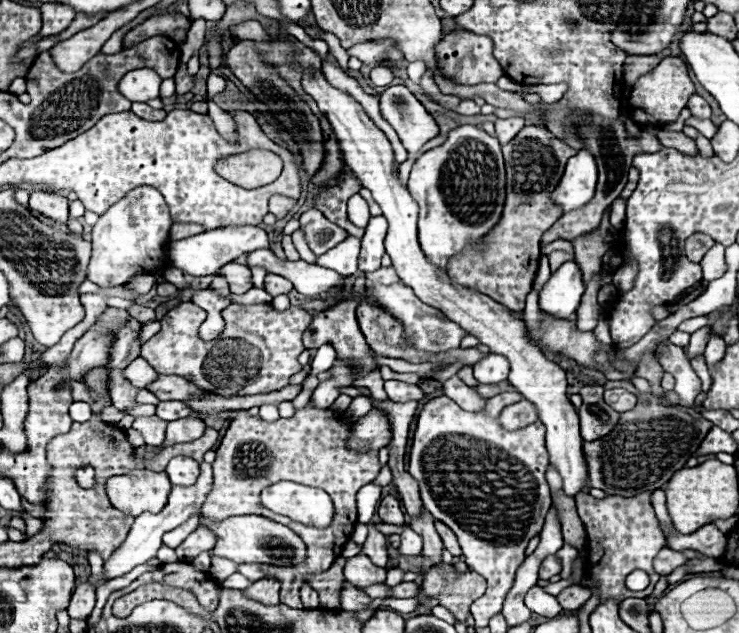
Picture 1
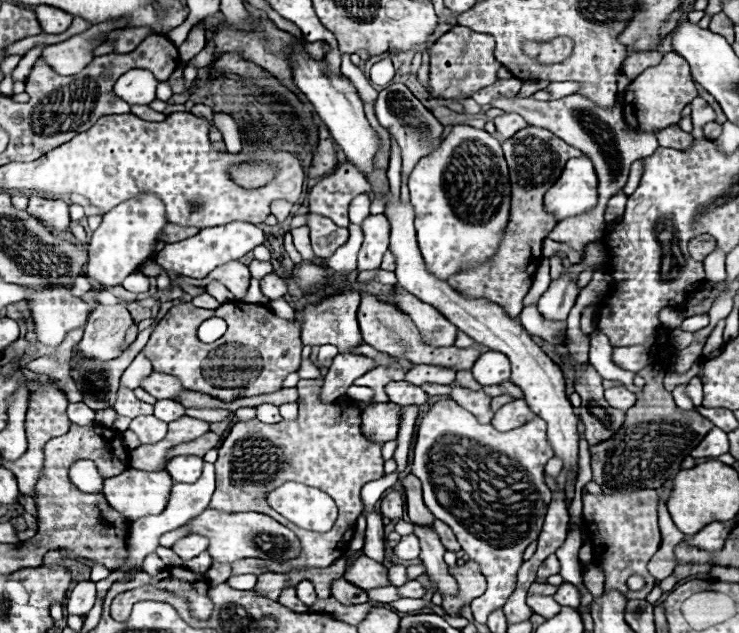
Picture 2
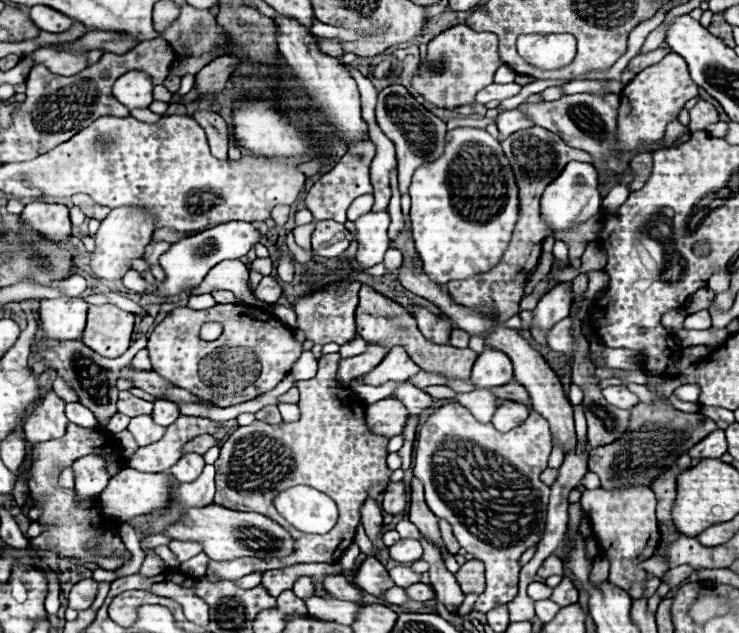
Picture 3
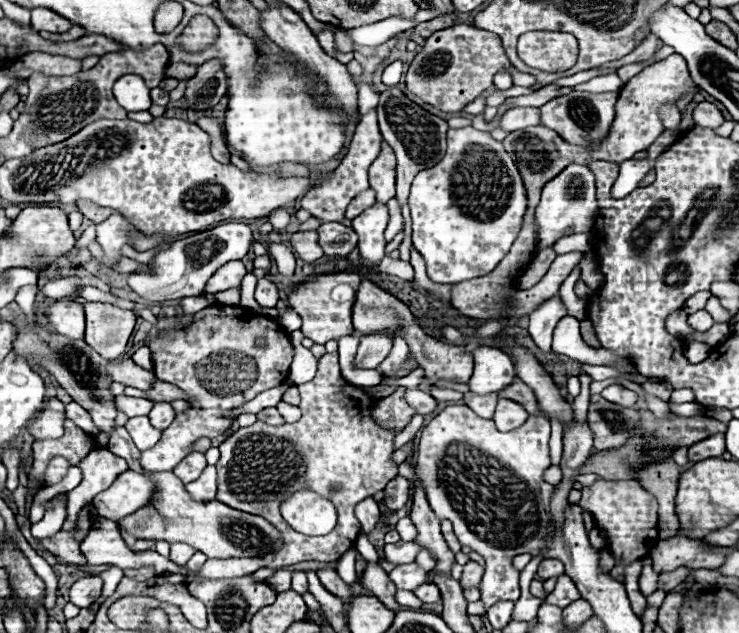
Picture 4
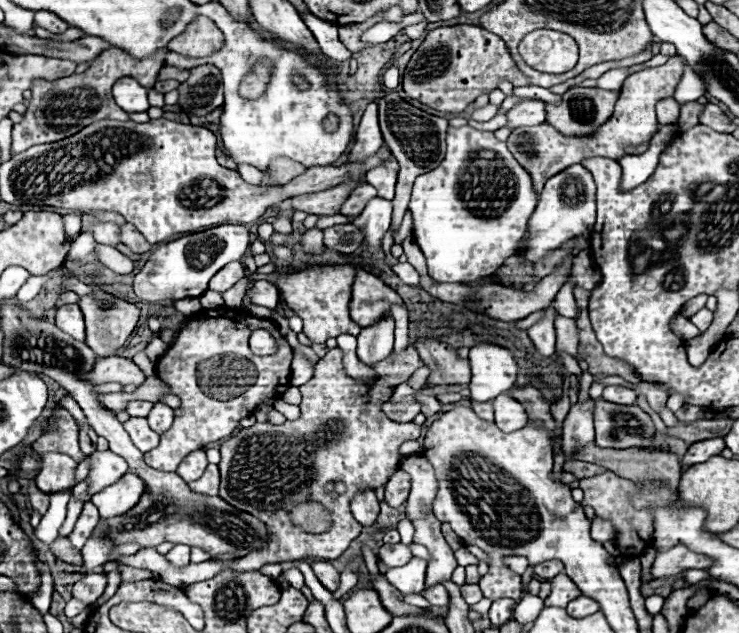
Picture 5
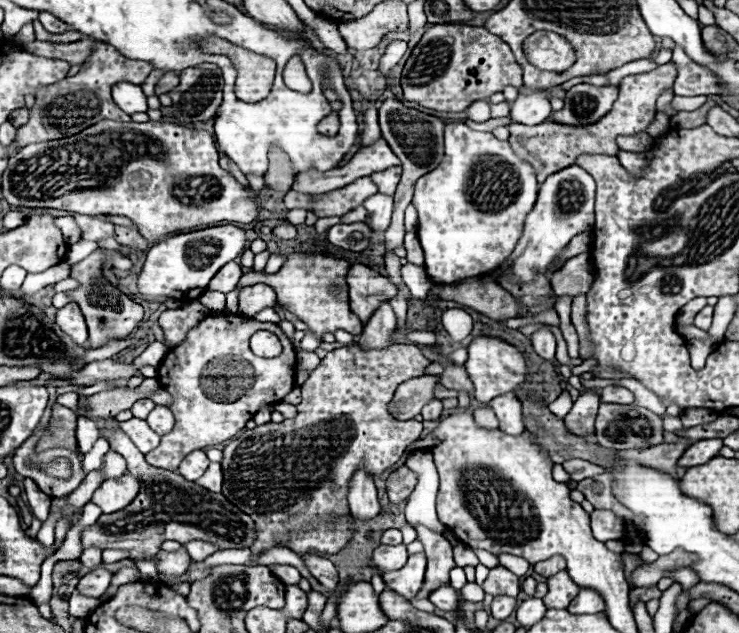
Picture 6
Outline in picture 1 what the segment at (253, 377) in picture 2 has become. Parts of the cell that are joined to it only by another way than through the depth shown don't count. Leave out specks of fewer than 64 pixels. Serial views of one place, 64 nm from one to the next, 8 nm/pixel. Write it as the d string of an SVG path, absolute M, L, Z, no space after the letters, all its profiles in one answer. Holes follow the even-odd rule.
M192 302L172 308L160 322L162 330L142 344L142 358L158 374L182 376L198 388L224 398L280 390L288 386L292 374L302 370L302 364L298 362L298 356L304 352L302 334L312 322L312 316L306 310L290 306L288 310L278 312L266 302L248 306L230 304L224 308L222 316L226 320L224 332L216 340L204 342L198 336L198 328L206 320L206 312ZM258 370L260 382L254 382Z

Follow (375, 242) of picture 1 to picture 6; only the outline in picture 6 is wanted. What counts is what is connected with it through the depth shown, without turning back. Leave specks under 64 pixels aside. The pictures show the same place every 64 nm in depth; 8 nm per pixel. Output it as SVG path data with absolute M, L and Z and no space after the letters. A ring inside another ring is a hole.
M374 194L364 202L370 220L366 222L372 232L384 232L390 226L392 216L392 198L384 194Z

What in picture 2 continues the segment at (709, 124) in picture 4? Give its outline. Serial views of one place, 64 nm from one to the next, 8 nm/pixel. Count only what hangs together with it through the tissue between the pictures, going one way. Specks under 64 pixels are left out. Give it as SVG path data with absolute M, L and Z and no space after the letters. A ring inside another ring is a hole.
M700 96L694 98L694 102L690 102L692 106L692 124L694 124L694 130L692 130L692 136L694 138L702 138L702 126L708 124L708 122L714 122L716 120L716 114L714 110L708 106L706 100L702 100Z

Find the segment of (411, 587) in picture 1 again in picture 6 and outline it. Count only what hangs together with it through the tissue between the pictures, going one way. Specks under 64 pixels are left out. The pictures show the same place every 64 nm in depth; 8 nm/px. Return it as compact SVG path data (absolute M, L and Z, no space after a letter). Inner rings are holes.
M440 586L440 588L436 588L430 596L428 596L428 600L436 606L436 608L440 608L440 610L456 610L458 608L458 602L460 602L460 592L458 590L454 590L452 586Z

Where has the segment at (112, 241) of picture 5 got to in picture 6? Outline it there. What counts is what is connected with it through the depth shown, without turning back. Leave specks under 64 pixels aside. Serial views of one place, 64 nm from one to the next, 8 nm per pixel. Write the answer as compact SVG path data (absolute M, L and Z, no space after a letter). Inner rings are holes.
M76 216L76 222L82 230L84 238L90 240L104 240L104 238L114 238L114 226L102 218L92 218L92 216Z

